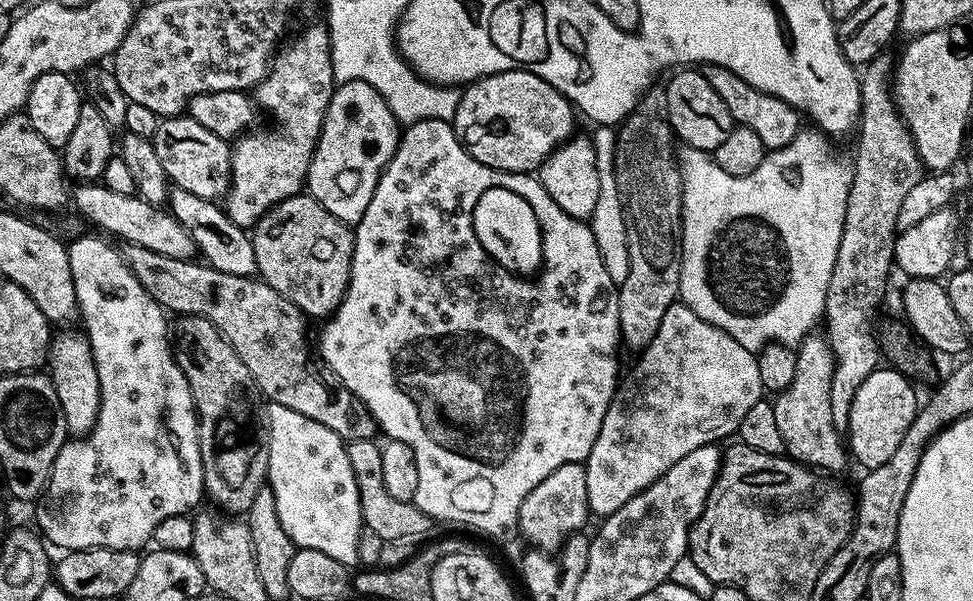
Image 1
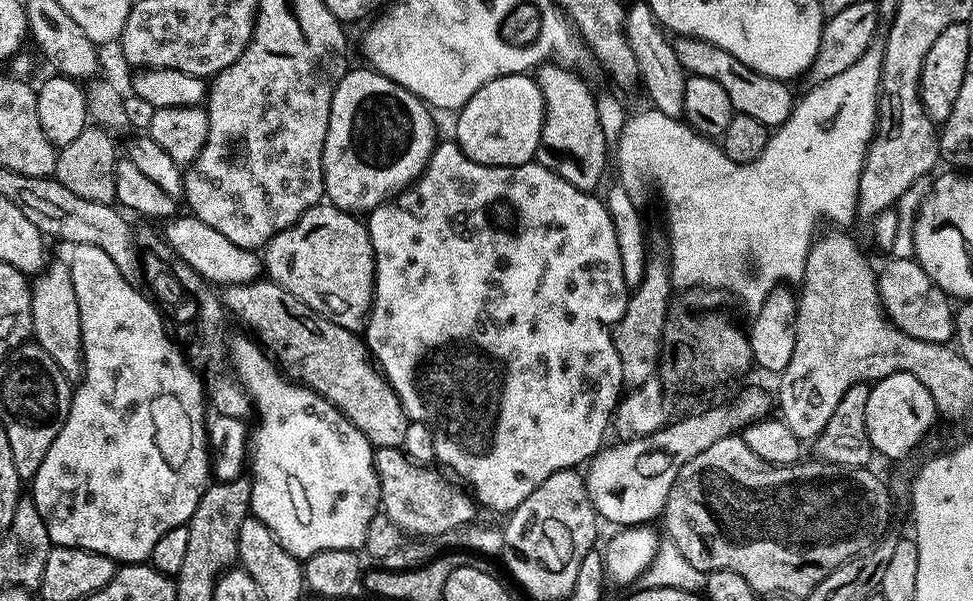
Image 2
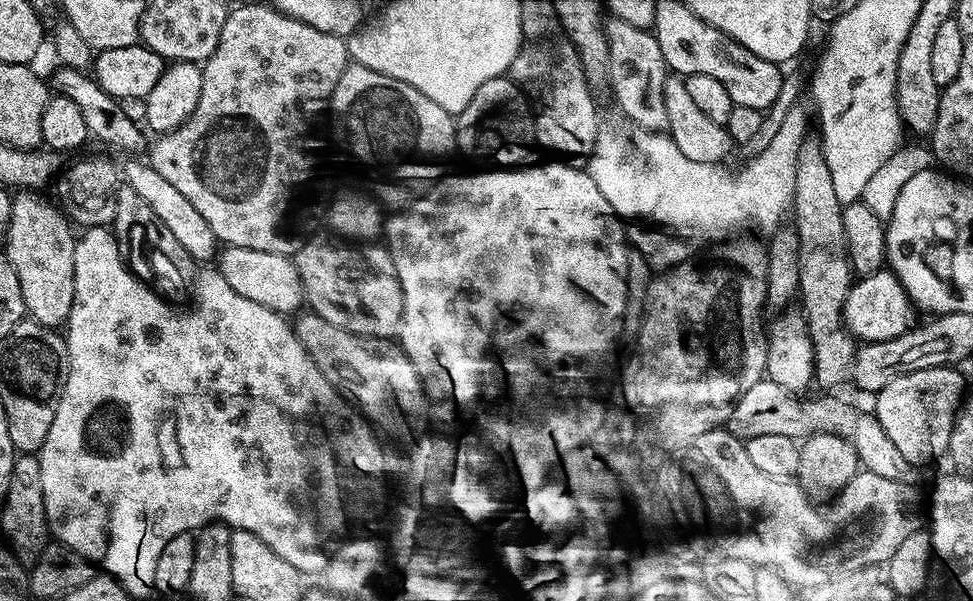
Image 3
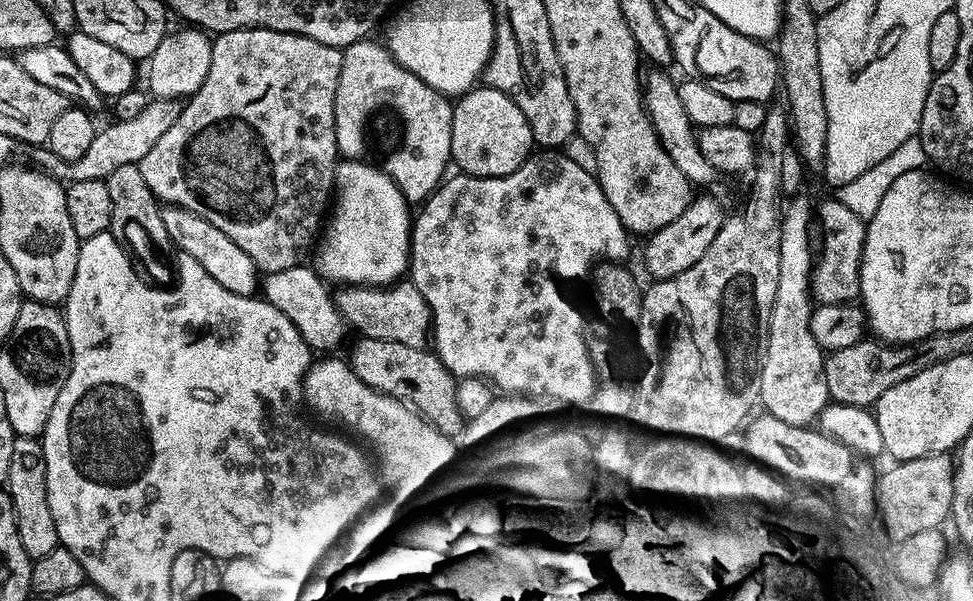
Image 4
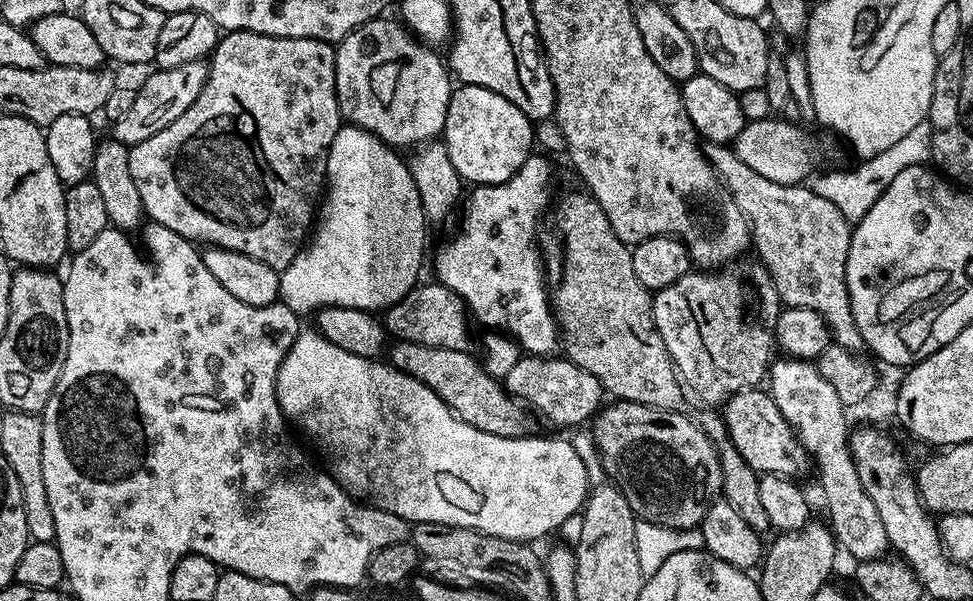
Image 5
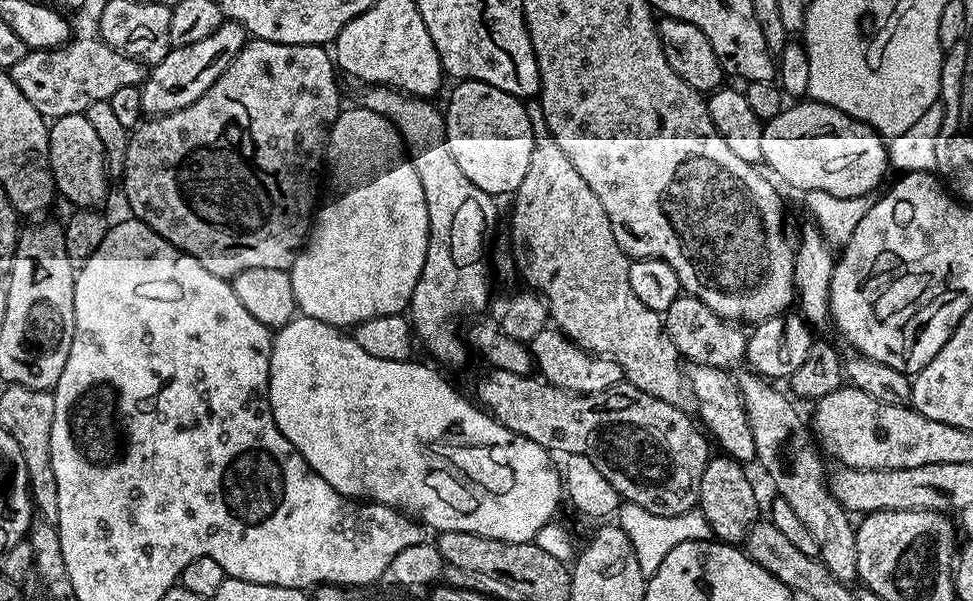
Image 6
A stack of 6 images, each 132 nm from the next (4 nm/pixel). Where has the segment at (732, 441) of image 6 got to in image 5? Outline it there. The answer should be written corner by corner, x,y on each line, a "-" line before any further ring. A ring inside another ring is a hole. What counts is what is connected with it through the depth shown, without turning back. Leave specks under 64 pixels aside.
760,386
744,388
724,401
722,405
724,425
728,428
738,454
746,458
747,464
757,474
800,478
807,468
809,471
809,454
801,446
800,439
796,437
796,433
788,425
786,418
782,418
782,410
778,410
772,395
765,389
763,392
762,389
763,387

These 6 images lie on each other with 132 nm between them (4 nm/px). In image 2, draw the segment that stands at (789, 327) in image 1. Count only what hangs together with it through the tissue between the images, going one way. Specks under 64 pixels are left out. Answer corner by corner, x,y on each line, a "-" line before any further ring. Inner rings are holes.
873,46
873,47
871,47
871,48
868,48
868,49
867,49
867,50
866,50
866,54
862,54
862,58
858,58
858,62
854,62
854,66
850,66
850,67
849,67
849,68
848,68
848,69
847,69
847,70
842,70
842,74
838,74
838,75
836,75
836,76
835,76
835,78
829,78
829,80
827,80
827,81
826,81
826,82
822,82
822,83
821,83
821,84
813,84
813,85
811,85
811,87
809,87
809,88
808,88
808,89
807,89
807,90
808,90
808,91
809,91
809,92
808,92
808,93
806,93
806,94
805,94
805,96
804,96
804,97
802,97
802,98
801,98
801,100
800,100
800,97
799,97
799,99
797,99
797,100
796,100
796,101
795,101
795,104
794,104
794,107
793,107
793,109
792,109
792,113
791,113
791,114
790,114
790,118
786,118
786,122
785,122
785,123
784,123
784,124
782,124
782,125
780,125
780,127
779,127
779,128
777,128
777,129
775,129
775,131
773,131
773,132
772,132
772,133
771,133
771,135
769,135
769,138
768,138
768,141
767,141
767,142
766,142
766,150
765,150
765,151
764,151
764,154
763,154
763,155
761,155
761,156
760,156
760,157
759,157
759,158
757,158
757,160
755,160
755,161
754,161
754,162
750,162
750,163
749,163
749,164
736,164
736,163
734,163
734,161
732,161
732,160
731,160
731,159
730,159
730,158
726,158
726,154
725,154
725,153
724,153
724,151
722,151
722,149
721,149
721,148
720,148
720,147
718,147
718,146
717,146
717,145
716,145
716,144
715,144
715,143
713,143
713,141
712,141
712,140
711,140
711,139
708,139
708,138
705,138
705,137
703,137
703,136
701,136
701,135
700,135
700,133
699,133
699,132
693,132
693,131
692,131
692,129
691,129
691,128
689,128
689,127
688,127
688,125
687,125
687,123
684,123
684,122
683,122
683,121
682,121
682,120
681,120
681,119
678,119
678,118
677,118
677,117
675,117
675,116
667,116
667,115
666,115
666,114
662,114
662,113
661,113
661,112
660,112
660,111
659,111
659,110
657,110
657,108
654,108
654,107
649,107
649,108
648,108
648,109
647,109
647,111
648,111
648,112
640,112
640,113
638,113
638,114
637,114
637,116
634,116
634,114
632,114
632,115
629,115
629,116
628,116
628,117
627,117
627,120
626,120
626,122
625,122
625,125
624,125
624,126
623,126
623,128
622,128
622,132
621,132
621,136
620,136
620,137
619,137
619,138
618,138
618,140
617,140
617,142
616,142
616,144
615,144
615,145
614,145
614,168
617,168
617,170
618,170
618,171
620,171
620,176
618,176
618,182
619,182
619,184
621,184
621,185
622,185
622,186
623,186
623,187
624,187
624,188
625,188
625,190
626,190
626,191
628,191
628,192
629,192
629,194
630,194
630,195
631,195
631,196
632,196
632,197
635,197
635,198
640,198
640,197
641,197
641,196
640,196
640,195
642,195
642,194
643,194
643,192
644,192
644,191
646,191
646,190
647,190
647,188
648,188
648,187
650,187
650,186
651,186
651,184
652,184
652,180
653,180
653,182
654,182
654,183
656,183
656,188
657,188
657,190
658,190
658,191
660,191
660,196
661,196
661,198
662,198
662,199
664,199
664,216
665,216
665,218
666,218
666,219
668,219
668,244
667,244
667,243
666,243
666,251
667,251
667,253
668,253
668,255
669,255
669,257
670,257
670,263
671,263
671,266
672,266
672,282
673,282
673,285
675,285
675,287
676,287
676,288
677,288
677,289
680,289
680,288
684,288
684,289
683,289
683,290
695,290
695,289
697,289
697,288
699,288
699,287
702,287
702,288
707,288
707,289
709,289
709,290
719,290
719,291
721,291
721,292
723,292
723,293
725,293
725,294
727,294
727,295
728,295
728,296
729,296
729,297
732,297
732,296
737,296
737,298
738,298
738,299
740,299
740,300
741,300
741,302
742,302
742,303
744,303
744,304
745,304
745,306
746,306
746,307
748,307
748,308
749,308
749,310
755,310
755,309
757,309
757,308
760,308
760,307
761,307
761,306
762,306
762,302
766,302
766,298
767,298
767,297
768,297
768,296
769,296
769,295
770,295
770,294
771,294
771,293
772,293
772,292
773,292
773,290
775,290
775,289
776,289
776,288
779,288
779,287
781,287
781,284
782,284
782,282
792,282
792,281
788,281
788,280
793,280
793,282
799,282
799,281
801,281
801,280
803,280
803,279
804,279
804,271
805,271
805,270
806,270
806,258
807,258
807,257
808,257
808,255
809,255
809,254
810,254
810,250
811,250
811,249
812,249
812,240
811,240
811,239
808,239
808,237
811,237
811,236
812,236
812,235
813,235
813,233
815,233
815,232
816,232
816,231
817,231
817,229
816,229
816,230
815,230
815,228
816,228
816,223
818,223
818,222
819,222
819,220
820,220
820,219
822,219
822,218
823,218
823,216
825,216
825,218
826,218
826,219
828,219
828,220
833,220
833,222
834,222
834,223
836,223
836,224
833,224
833,225
836,225
836,226
848,226
848,225
844,225
844,224
848,224
848,223
850,223
850,222
851,222
851,220
853,220
853,221
855,221
855,220
856,220
856,219
857,219
857,215
856,215
856,195
857,195
857,194
858,194
858,178
859,178
859,177
860,177
860,175
861,175
861,174
862,174
862,166
863,166
863,165
864,165
864,159
865,159
865,158
866,158
866,154
867,154
867,153
868,153
868,144
869,144
869,142
871,142
871,140
872,140
872,134
873,134
873,132
875,132
875,131
876,131
876,110
877,110
877,107
878,107
878,105
879,105
879,102
880,102
880,71
881,71
881,70
882,70
882,51
881,51
881,49
880,49
880,48
879,48
879,47
876,47
876,46
-
776,232
777,232
777,234
778,234
778,235
780,235
780,236
808,236
808,235
809,235
809,236
808,236
808,237
807,237
807,238
806,238
806,240
776,240

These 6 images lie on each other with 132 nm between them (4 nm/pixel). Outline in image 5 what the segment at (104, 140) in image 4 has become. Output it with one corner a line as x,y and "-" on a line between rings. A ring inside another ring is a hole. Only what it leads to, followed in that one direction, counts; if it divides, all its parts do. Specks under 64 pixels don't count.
204,60
186,62
182,66
173,68
152,70
152,73
141,84
138,84
136,97
134,103
130,105
129,112
122,114
122,118
118,118
111,125
111,139
131,146
138,142
146,142
146,138
158,134
158,130
166,130
166,126
170,126
170,122
174,122
174,118
178,118
182,114
186,114
186,110
190,110
194,98
198,98
198,94
202,94
202,86
206,86
207,77
208,64

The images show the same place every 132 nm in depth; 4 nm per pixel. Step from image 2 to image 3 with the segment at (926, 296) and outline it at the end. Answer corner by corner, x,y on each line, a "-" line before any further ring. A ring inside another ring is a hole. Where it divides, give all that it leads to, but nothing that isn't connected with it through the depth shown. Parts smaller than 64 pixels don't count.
890,270
859,277
846,294
844,324
852,337
866,344
890,342
890,338
898,338
917,323
916,316
918,317
916,305
906,294
902,282
898,282
898,278

